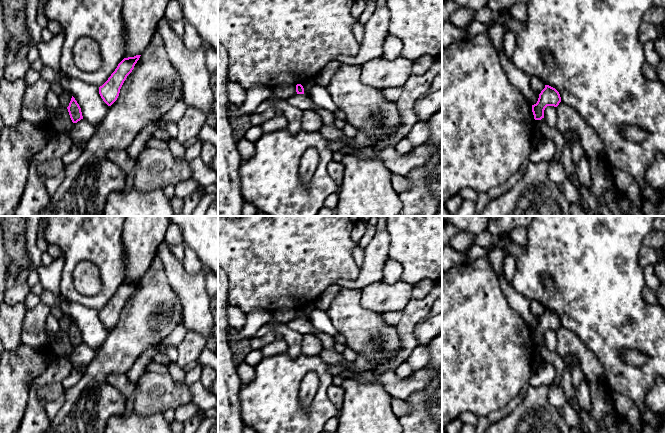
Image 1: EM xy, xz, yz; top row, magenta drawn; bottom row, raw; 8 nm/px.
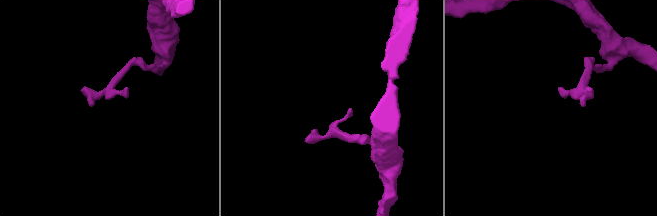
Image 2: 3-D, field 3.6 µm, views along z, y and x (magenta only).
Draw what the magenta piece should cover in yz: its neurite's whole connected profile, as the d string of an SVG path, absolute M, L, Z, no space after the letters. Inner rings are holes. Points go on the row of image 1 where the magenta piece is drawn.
M545 85L545 88L539 94L539 98L536 104L532 105L532 112L535 120L541 120L544 118L544 110L547 106L557 107L561 102L559 92L549 86Z

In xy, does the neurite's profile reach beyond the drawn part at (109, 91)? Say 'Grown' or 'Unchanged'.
Unchanged

